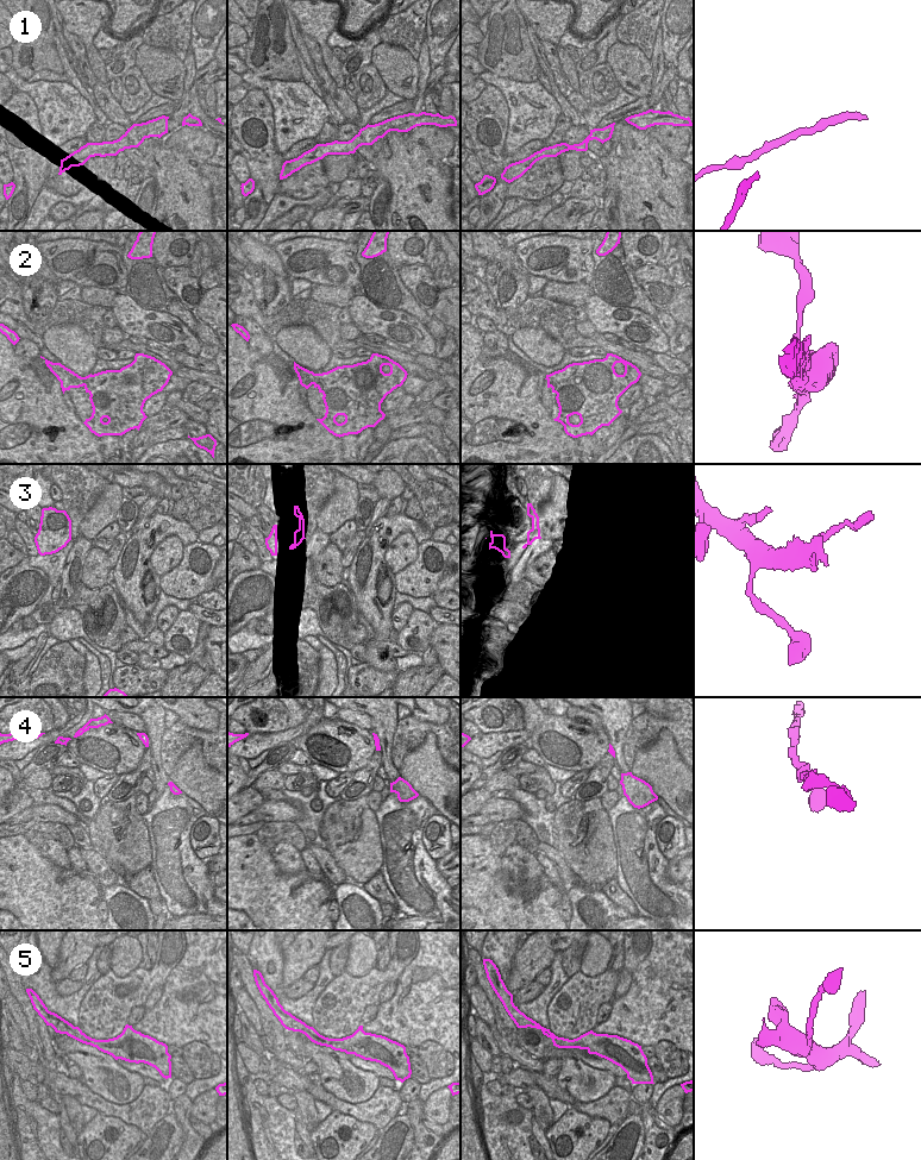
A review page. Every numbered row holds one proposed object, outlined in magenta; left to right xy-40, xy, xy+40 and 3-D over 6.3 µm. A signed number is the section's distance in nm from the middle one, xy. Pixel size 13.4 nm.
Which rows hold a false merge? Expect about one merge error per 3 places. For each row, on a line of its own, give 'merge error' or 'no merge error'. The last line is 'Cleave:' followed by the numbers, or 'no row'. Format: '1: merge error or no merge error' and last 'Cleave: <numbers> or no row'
1: no merge error
2: merge error
3: no merge error
4: no merge error
5: no merge error
Cleave: 2

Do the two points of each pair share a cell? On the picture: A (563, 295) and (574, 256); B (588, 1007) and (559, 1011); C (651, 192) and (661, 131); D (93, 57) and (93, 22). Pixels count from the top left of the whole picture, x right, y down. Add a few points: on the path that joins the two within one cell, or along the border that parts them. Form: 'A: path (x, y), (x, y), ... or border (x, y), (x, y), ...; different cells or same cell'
A: border (549, 280), (586, 282), (590, 284); different cells
B: path (581, 1007), (566, 1011); same cell
C: border (645, 130), (675, 156), (680, 157); different cells
D: path (91, 49), (88, 45), (88, 30); same cell

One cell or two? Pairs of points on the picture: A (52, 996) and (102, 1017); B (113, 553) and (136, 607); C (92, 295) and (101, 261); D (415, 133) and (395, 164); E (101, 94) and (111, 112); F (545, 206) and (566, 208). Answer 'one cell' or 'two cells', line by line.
A: two cells
B: two cells
C: two cells
D: two cells
E: one cell
F: two cells

